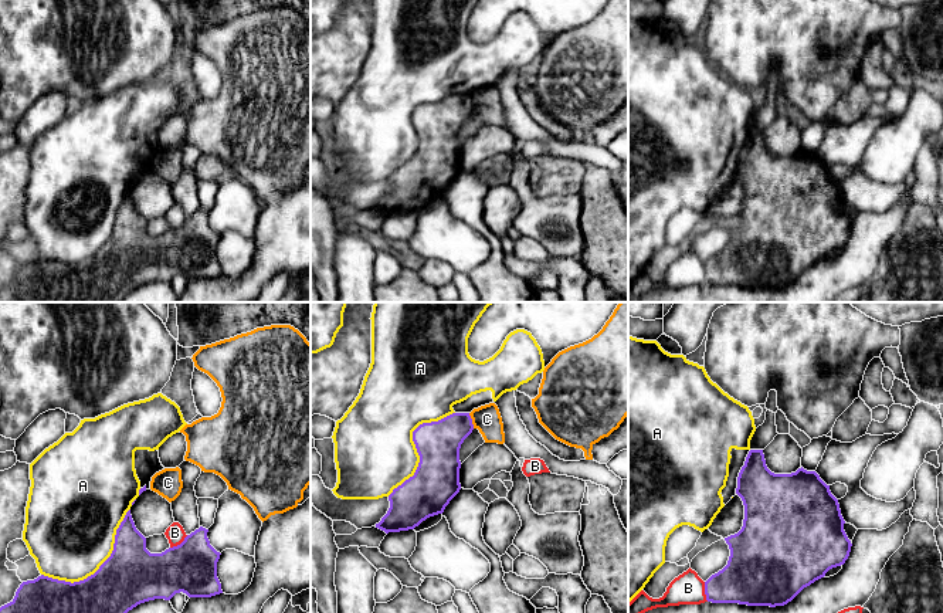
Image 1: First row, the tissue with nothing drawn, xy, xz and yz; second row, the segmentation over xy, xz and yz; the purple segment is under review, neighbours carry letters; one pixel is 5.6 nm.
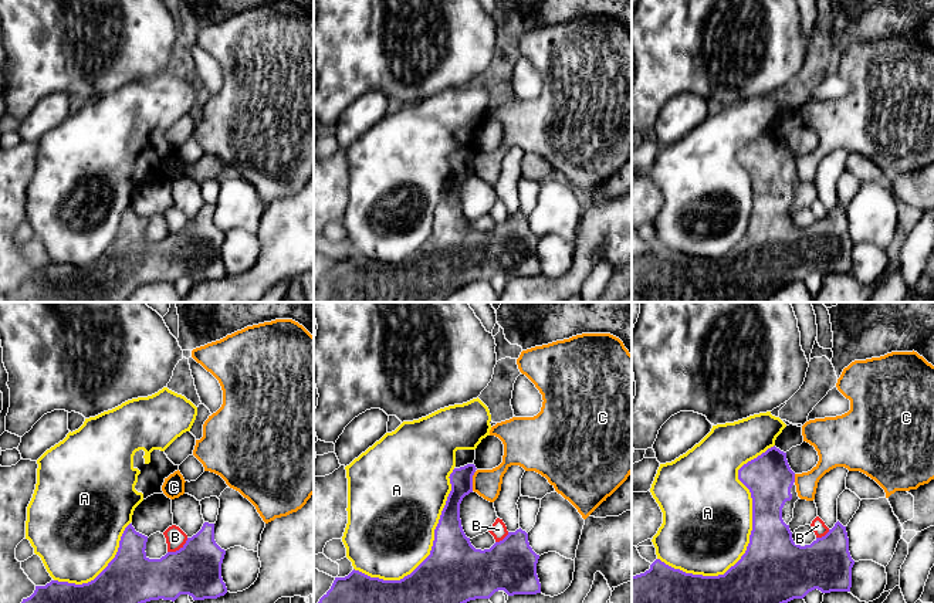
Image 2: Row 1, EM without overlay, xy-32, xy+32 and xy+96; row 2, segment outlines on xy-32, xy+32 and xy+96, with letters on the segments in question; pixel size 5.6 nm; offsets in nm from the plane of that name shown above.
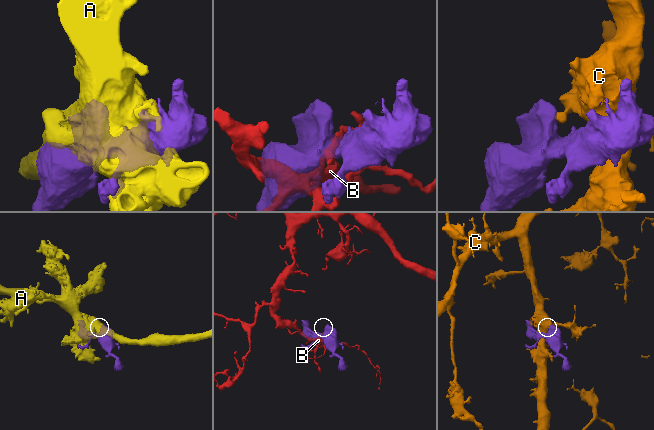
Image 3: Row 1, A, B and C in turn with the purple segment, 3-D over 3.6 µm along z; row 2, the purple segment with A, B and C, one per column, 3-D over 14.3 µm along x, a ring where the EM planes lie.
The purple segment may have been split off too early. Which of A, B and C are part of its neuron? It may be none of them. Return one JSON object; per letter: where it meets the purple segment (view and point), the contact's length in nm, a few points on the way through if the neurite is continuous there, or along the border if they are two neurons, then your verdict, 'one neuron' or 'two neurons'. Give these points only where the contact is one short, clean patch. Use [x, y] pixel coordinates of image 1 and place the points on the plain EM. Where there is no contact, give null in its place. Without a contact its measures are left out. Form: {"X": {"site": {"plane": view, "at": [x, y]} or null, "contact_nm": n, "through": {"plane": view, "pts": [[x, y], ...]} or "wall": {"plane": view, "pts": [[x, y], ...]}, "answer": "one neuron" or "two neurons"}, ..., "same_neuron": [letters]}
{"A": {"site": {"plane": "xy", "at": [99, 249]}, "contact_nm": 650, "answer": "two neurons"}, "B": {"site": {"plane": "yz", "at": [705, 274]}, "contact_nm": 110, "answer": "two neurons"}, "C": {"site": {"plane": "xz", "at": [471, 102]}, "contact_nm": 90, "answer": "two neurons"}, "same_neuron": []}

